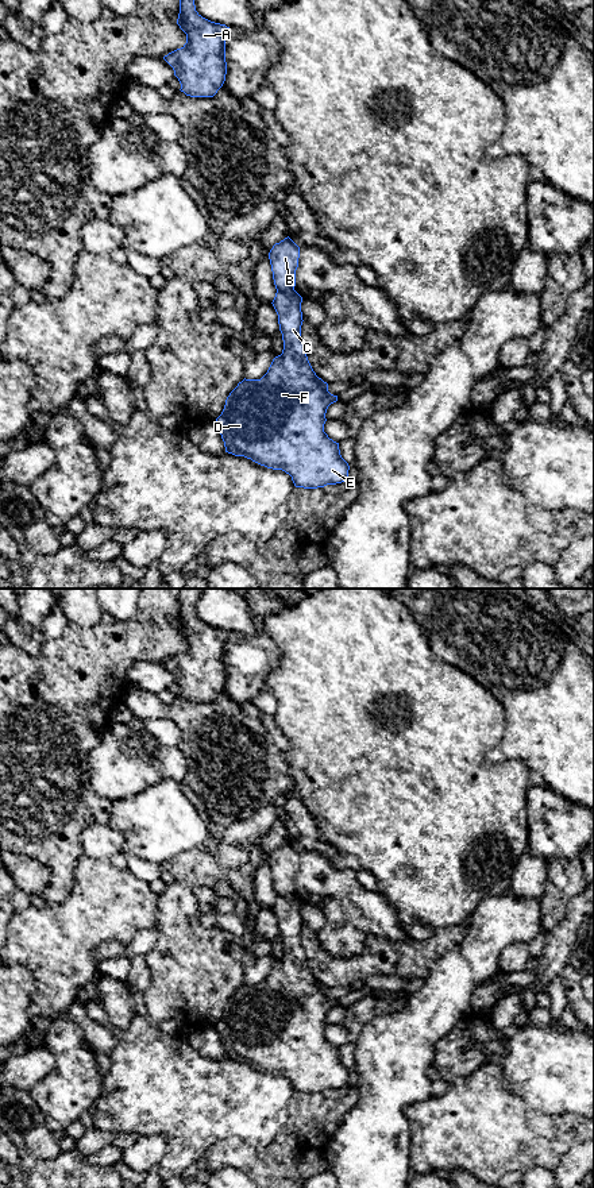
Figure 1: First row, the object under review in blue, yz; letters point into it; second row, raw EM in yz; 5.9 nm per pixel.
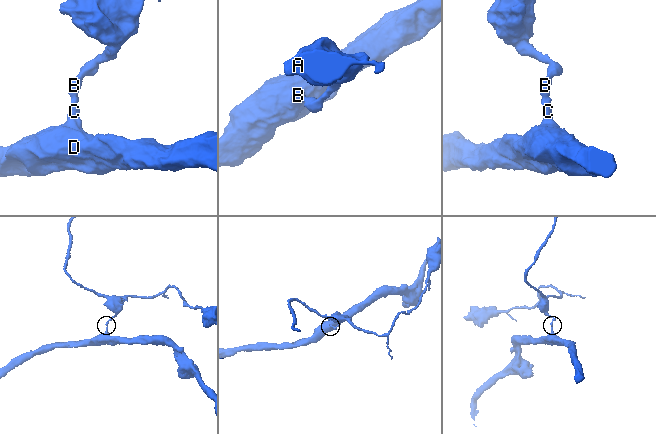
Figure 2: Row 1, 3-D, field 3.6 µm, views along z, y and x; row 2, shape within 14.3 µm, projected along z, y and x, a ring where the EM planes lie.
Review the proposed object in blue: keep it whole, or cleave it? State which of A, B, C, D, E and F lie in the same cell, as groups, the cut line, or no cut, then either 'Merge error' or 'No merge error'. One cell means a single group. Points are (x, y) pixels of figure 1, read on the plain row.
Groups: A B / C D E F. Split along yz (293, 894), (277, 897). Merge error

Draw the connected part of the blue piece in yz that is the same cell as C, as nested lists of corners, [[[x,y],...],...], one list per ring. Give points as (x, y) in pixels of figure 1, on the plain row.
[[[296,895],[277,896],[273,911],[278,919],[279,936],[282,938],[284,954],[275,961],[261,984],[243,984],[230,998],[221,1019],[215,1029],[224,1046],[225,1057],[235,1061],[244,1061],[252,1066],[273,1075],[282,1075],[292,1081],[296,1092],[317,1094],[327,1089],[336,1089],[348,1084],[348,1068],[342,1062],[339,1048],[333,1046],[324,1037],[325,1018],[338,1000],[328,996],[328,988],[316,980],[301,945],[301,917],[302,902]]]

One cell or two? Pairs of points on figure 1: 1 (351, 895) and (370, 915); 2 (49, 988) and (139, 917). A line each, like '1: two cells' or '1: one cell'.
1: one cell
2: one cell

